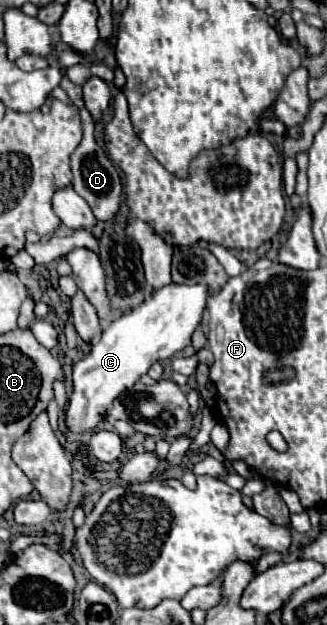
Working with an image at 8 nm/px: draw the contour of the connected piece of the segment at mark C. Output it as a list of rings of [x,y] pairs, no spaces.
[[[164,285],[144,299],[136,309],[120,315],[104,327],[100,339],[86,357],[74,365],[74,393],[66,409],[66,425],[72,433],[94,431],[112,401],[132,387],[156,361],[166,361],[192,343],[192,333],[202,321],[208,299],[206,285]]]

